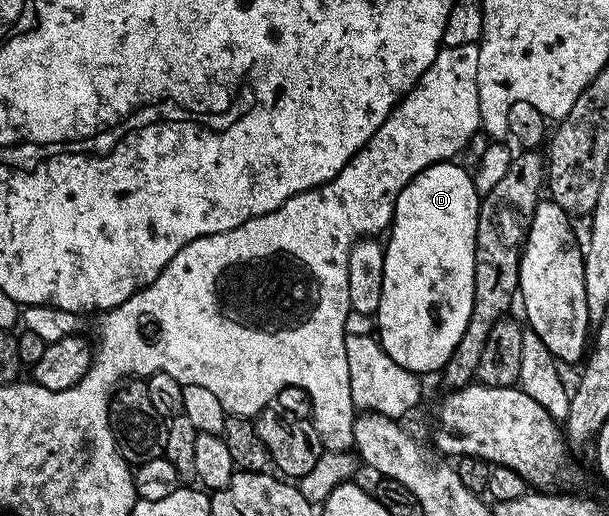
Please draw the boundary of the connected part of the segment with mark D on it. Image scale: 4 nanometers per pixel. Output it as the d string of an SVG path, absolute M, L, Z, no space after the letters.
M446 161L436 163L423 169L399 193L397 204L393 210L393 221L388 228L389 243L384 244L385 260L383 261L383 287L379 307L375 314L375 331L379 336L381 348L404 371L421 373L420 371L440 372L445 362L455 353L455 345L459 345L459 337L463 337L463 329L467 329L467 321L473 312L473 294L475 293L475 229L477 228L477 211L481 208L481 199L472 174L469 175L460 167L460 162Z

